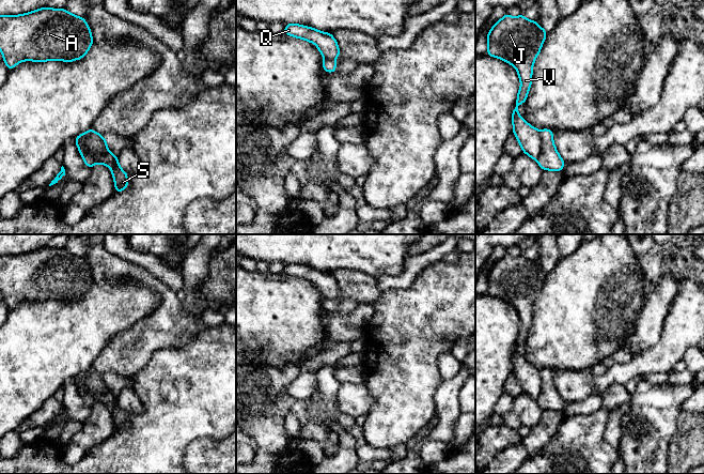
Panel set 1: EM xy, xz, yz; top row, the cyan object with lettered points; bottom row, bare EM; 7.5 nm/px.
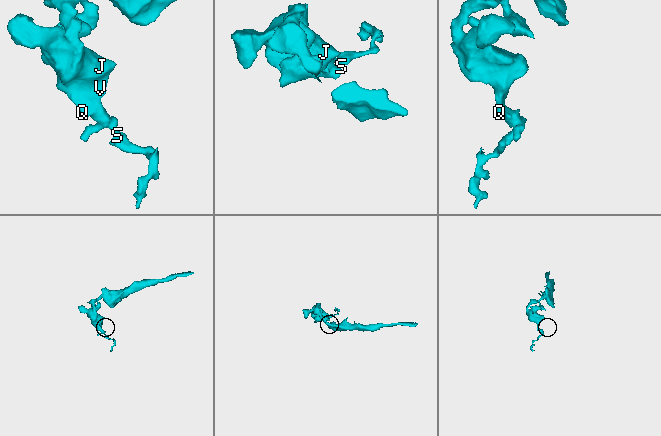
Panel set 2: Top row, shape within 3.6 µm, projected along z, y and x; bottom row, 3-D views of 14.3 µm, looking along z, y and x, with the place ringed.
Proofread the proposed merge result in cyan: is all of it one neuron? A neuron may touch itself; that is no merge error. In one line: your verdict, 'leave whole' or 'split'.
split

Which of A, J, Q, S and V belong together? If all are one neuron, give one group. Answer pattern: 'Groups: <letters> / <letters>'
Groups: A J Q V / S

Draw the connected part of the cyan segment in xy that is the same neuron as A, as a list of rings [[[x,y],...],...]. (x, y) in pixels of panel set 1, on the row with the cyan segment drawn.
[[[44,6],[20,15],[0,16],[0,51],[9,71],[24,61],[46,62],[81,60],[94,43],[85,18],[65,9]]]

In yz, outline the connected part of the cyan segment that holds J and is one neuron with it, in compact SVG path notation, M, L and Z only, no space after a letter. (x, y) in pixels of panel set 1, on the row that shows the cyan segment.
M521 13L517 17L510 14L499 19L487 33L487 55L499 58L516 68L520 80L520 88L512 112L513 134L515 135L521 150L532 159L537 159L542 150L542 139L539 131L530 125L525 118L518 113L518 106L526 103L528 93L532 85L533 64L541 52L546 40L547 30L543 29L536 20L529 20Z

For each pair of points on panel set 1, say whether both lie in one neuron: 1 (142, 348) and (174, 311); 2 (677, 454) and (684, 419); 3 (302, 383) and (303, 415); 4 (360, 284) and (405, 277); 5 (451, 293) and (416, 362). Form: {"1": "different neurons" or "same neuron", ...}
{"1": "same neuron", "2": "same neuron", "3": "different neurons", "4": "different neurons", "5": "same neuron"}

